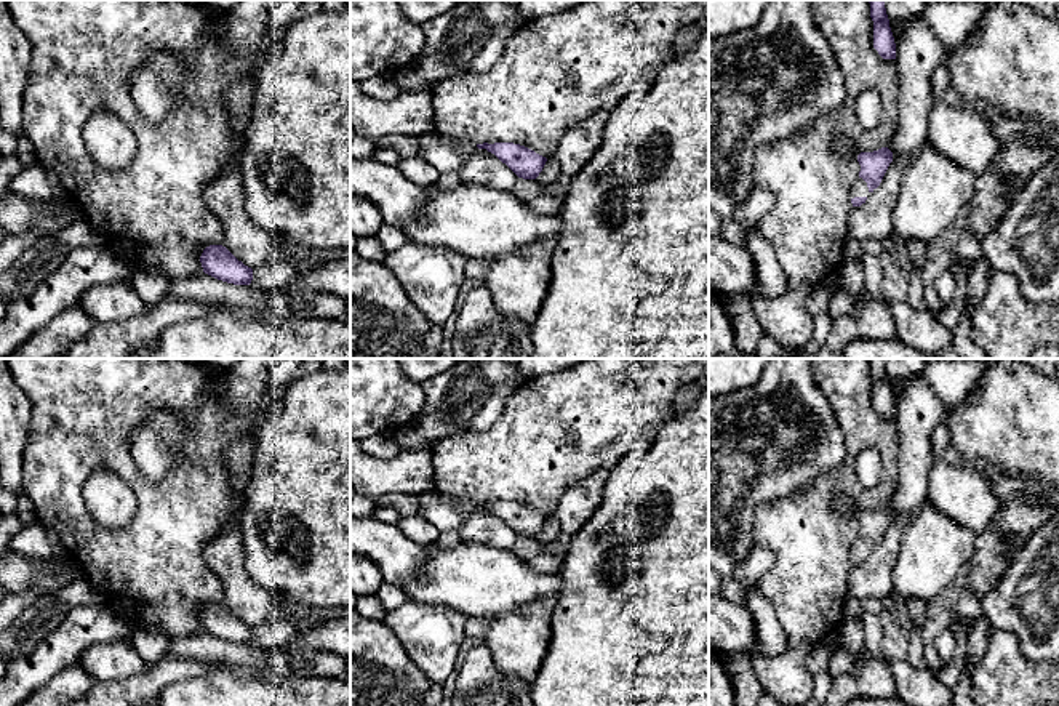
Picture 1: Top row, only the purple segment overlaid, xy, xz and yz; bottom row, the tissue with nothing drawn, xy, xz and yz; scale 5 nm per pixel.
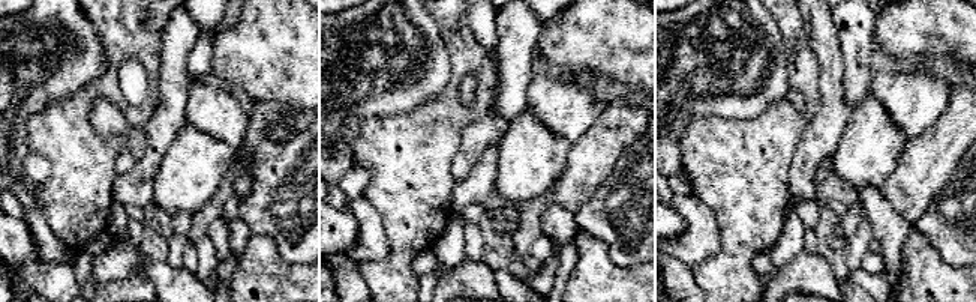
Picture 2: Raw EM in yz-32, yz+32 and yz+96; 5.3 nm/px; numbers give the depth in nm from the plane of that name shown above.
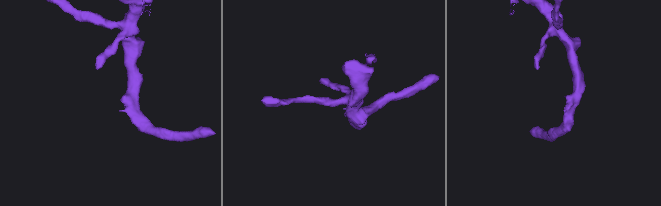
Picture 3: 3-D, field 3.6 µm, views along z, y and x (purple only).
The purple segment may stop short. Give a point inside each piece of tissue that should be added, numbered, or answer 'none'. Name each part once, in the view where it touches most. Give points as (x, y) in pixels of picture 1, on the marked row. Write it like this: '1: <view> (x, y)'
1: yz (859, 188)

